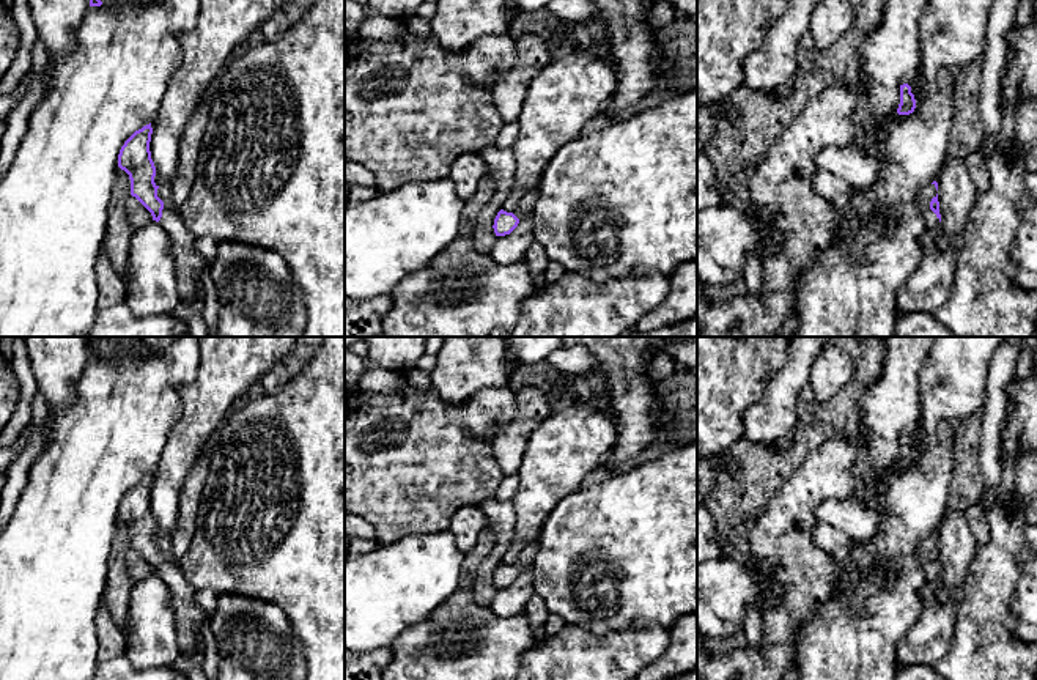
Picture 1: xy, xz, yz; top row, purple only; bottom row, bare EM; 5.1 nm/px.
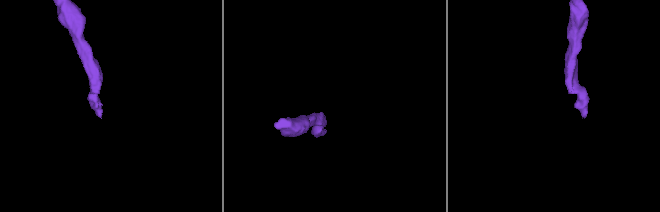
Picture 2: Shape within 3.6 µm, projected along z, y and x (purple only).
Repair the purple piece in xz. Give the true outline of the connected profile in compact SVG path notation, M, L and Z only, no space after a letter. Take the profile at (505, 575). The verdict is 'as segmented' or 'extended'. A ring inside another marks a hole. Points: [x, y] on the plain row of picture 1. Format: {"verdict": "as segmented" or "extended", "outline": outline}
{"verdict": "extended", "outline": "M538 540L529 543L518 556L513 565L500 562L494 571L494 586L496 589L510 587L519 576L522 570L533 565L533 560L538 552Z"}

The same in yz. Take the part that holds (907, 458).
{"verdict": "as segmented", "outline": "M908 436L900 438L900 456L897 461L899 468L910 468L916 461L916 452L911 445L911 439Z"}

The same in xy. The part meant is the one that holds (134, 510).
{"verdict": "extended", "outline": "M151 475L135 483L121 499L118 519L129 527L131 548L135 549L159 575L170 592L175 612L178 642L183 655L192 655L200 631L209 615L195 604L197 589L181 573L178 560L172 557L168 537L154 535L156 519L151 512Z"}

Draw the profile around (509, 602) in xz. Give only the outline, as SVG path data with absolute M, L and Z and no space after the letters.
M530 565L519 571L518 579L510 587L496 590L489 609L499 617L513 617L526 609L533 595L533 567Z

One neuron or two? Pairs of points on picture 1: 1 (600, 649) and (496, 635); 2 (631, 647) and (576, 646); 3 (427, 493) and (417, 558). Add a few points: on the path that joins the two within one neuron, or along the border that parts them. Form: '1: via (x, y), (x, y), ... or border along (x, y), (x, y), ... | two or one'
1: border along (534, 644), (521, 655), (518, 663) | two
2: via (617, 647), (590, 647) | one
3: border along (447, 529), (406, 534), (384, 543) | two

